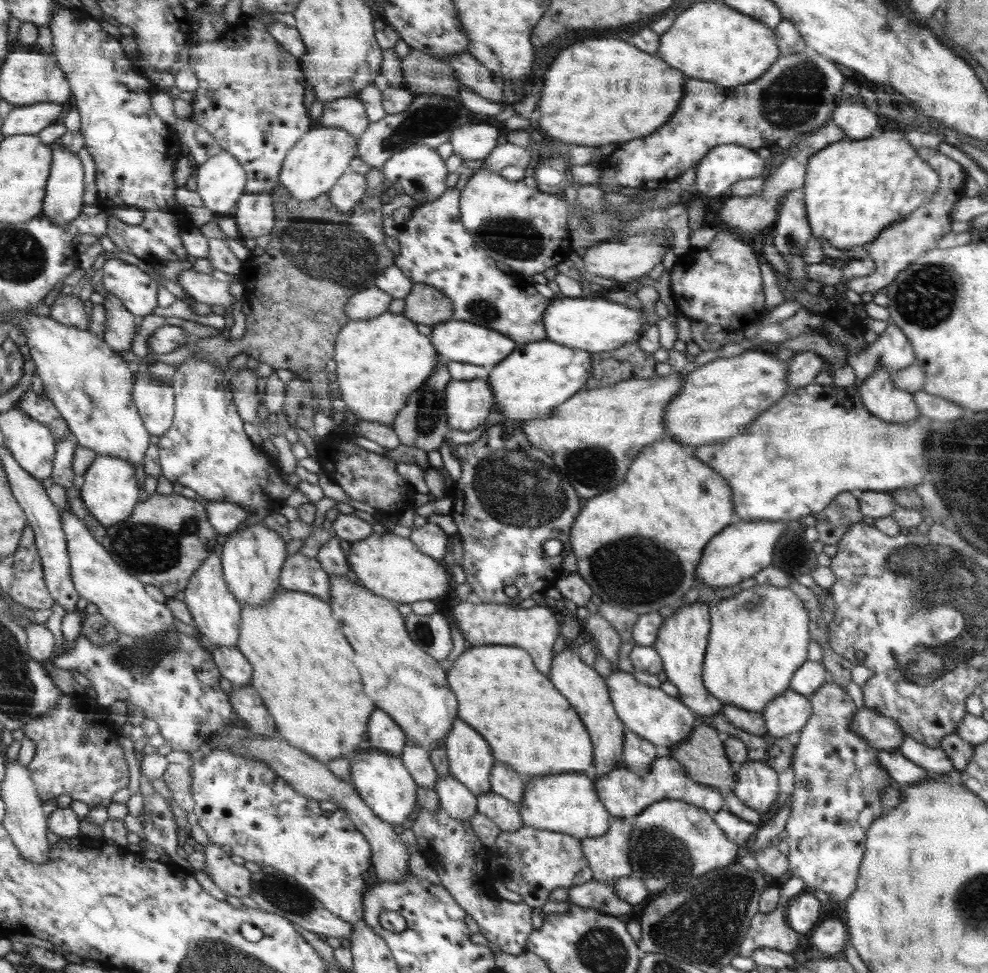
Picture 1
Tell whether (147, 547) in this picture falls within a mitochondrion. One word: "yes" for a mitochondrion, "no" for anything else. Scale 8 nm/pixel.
yes

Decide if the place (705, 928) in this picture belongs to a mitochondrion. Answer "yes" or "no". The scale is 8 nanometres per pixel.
yes

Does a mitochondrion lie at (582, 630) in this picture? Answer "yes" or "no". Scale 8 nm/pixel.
no

